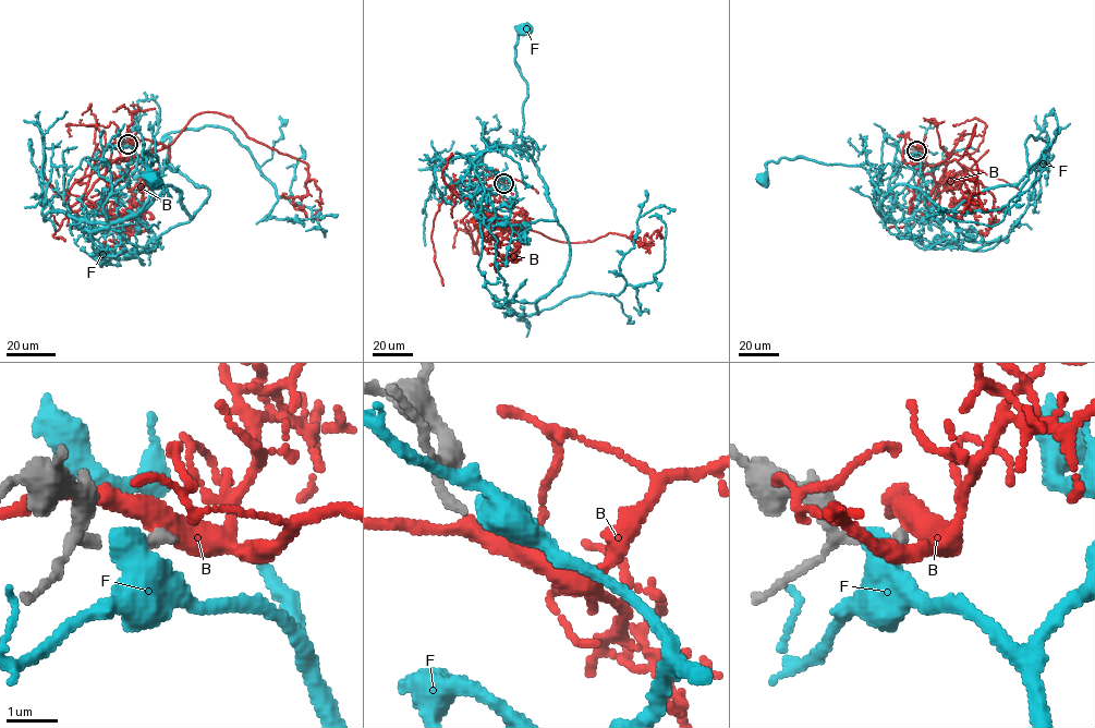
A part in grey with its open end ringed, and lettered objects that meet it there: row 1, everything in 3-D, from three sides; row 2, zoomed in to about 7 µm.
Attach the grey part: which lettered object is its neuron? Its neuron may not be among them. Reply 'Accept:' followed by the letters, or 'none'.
Accept: none

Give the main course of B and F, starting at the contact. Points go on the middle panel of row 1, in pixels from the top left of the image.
B: (502, 183), (451, 186), (474, 205), (567, 242), (615, 233), (651, 244), (661, 227)
F: (501, 183), (511, 187), (469, 195), (459, 183), (483, 153), (522, 145), (527, 88), (515, 45), (524, 29)

